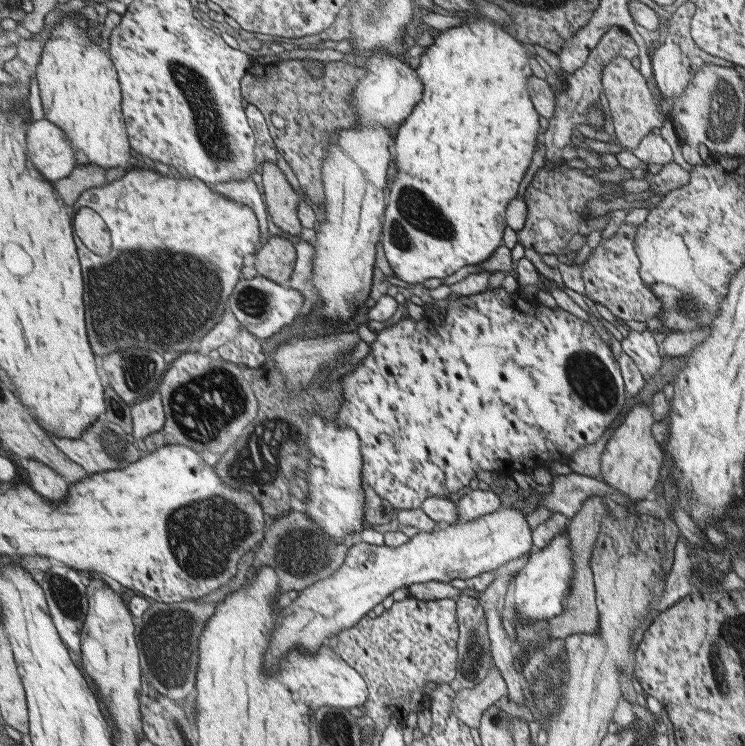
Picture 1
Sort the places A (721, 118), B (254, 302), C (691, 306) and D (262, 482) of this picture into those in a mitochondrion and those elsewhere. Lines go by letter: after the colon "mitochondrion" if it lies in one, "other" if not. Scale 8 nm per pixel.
A: mitochondrion
B: mitochondrion
C: mitochondrion
D: mitochondrion

